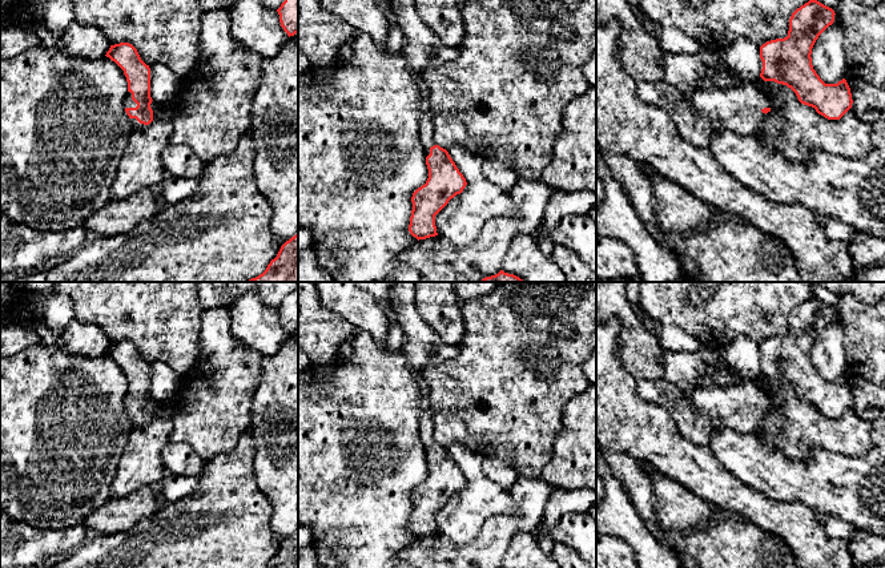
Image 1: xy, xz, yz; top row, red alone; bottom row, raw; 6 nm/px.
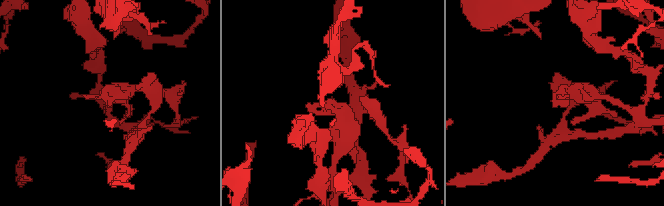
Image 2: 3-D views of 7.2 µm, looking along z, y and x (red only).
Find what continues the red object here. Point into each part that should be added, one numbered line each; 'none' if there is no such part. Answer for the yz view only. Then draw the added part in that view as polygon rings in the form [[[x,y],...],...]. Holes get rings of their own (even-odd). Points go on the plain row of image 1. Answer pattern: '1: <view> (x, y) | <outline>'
1: yz (696, 417) | [[[664,378],[657,380],[637,380],[636,392],[649,403],[665,408],[673,418],[679,432],[689,442],[708,446],[716,428],[732,428],[739,434],[755,434],[765,414],[761,408],[772,406],[769,394],[753,382],[745,382],[729,388],[699,388],[691,396]]]

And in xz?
1: xz (423, 347) | [[[395,282],[390,293],[394,314],[406,334],[407,342],[402,353],[406,355],[419,384],[421,428],[419,435],[426,455],[434,439],[430,391],[422,371],[429,366],[438,366],[458,355],[459,347],[444,345],[437,333],[419,317],[415,309],[415,282]]]

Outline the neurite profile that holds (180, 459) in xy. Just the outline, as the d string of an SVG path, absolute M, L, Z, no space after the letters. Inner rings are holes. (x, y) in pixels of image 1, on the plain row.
M168 442L161 451L161 458L165 464L166 474L200 475L205 467L205 462L184 443Z

